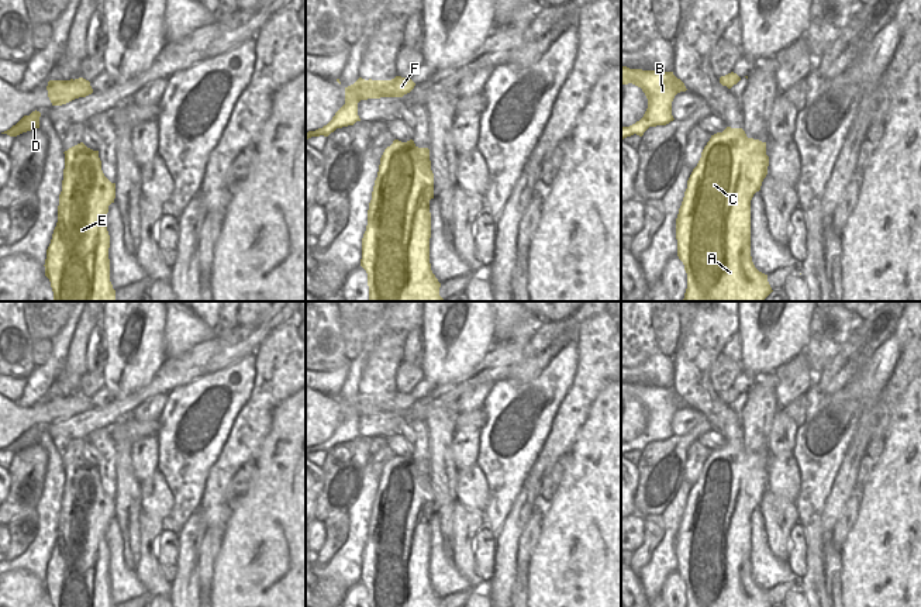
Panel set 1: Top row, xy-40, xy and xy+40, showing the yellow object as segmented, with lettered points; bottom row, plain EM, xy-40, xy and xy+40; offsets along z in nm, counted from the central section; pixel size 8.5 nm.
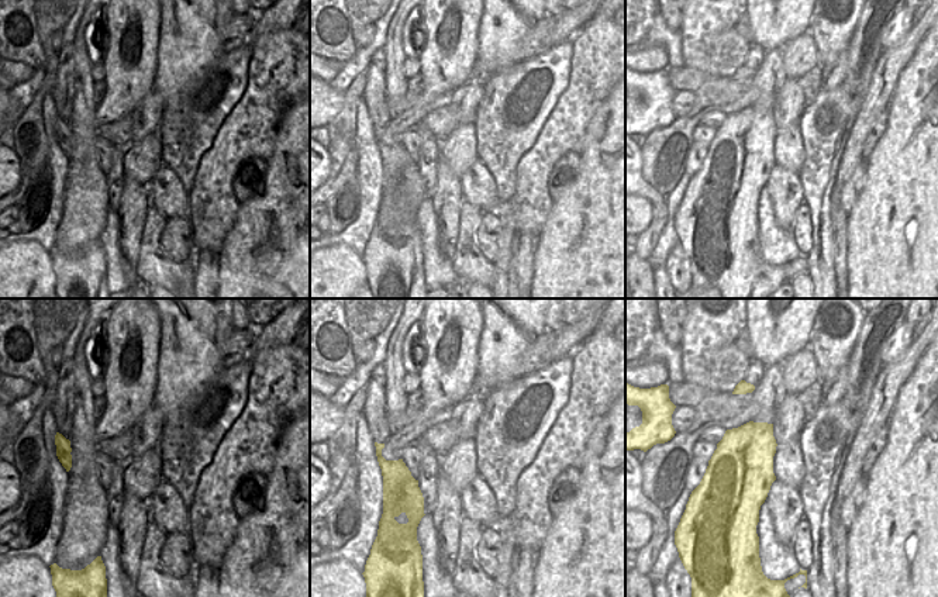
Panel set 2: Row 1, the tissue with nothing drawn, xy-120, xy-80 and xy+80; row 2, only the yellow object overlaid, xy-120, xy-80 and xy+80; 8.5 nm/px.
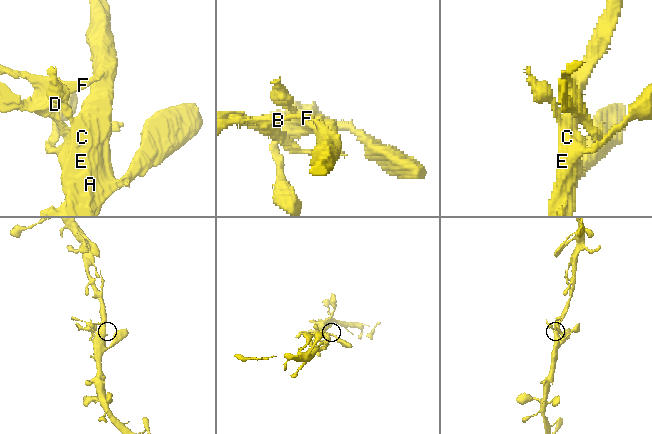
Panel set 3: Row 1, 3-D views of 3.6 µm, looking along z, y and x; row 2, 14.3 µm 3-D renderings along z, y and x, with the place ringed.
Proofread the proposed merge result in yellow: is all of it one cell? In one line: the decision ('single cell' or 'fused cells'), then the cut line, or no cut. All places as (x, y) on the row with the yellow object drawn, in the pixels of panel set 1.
fused cells; cut xy+40 (720, 79), (725, 85)

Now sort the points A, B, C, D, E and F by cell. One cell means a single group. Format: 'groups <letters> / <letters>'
groups A C E / B D F

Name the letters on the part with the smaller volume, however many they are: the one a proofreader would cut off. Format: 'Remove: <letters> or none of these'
Remove: B, D, F

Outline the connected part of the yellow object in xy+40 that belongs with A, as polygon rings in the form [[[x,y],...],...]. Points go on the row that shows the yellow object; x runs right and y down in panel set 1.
[[[727,127],[711,135],[676,218],[677,256],[687,273],[683,301],[763,301],[773,290],[751,256],[751,200],[768,175],[766,142]]]

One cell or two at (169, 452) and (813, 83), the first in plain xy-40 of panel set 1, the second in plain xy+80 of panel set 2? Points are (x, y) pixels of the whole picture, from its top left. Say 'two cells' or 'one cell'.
two cells

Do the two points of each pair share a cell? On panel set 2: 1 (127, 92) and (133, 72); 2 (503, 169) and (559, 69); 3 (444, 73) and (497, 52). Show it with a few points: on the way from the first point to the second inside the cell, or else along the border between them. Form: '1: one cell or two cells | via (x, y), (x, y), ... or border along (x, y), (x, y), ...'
1: one cell | via (127, 88), (130, 76)
2: one cell | via (511, 144), (538, 116), (548, 95)
3: two cells | border along (478, 23), (476, 57)

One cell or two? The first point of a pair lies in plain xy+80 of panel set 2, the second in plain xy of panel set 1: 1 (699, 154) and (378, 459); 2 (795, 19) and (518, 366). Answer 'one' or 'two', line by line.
1: one
2: two

